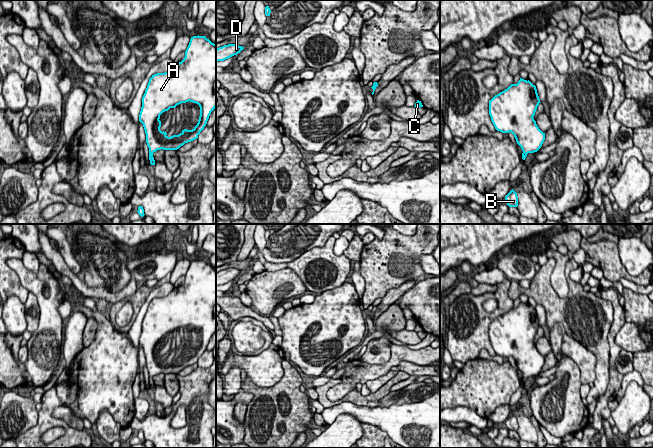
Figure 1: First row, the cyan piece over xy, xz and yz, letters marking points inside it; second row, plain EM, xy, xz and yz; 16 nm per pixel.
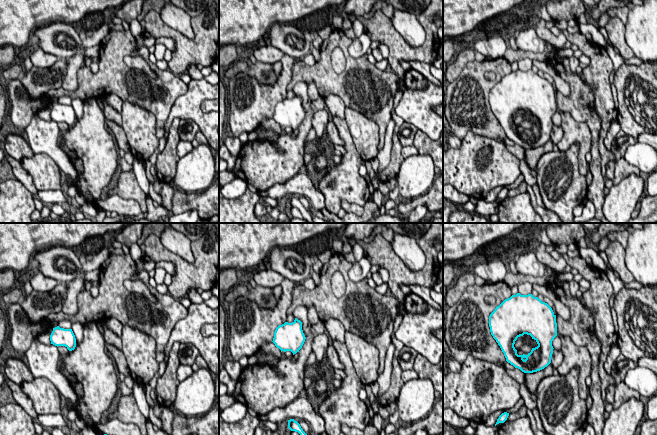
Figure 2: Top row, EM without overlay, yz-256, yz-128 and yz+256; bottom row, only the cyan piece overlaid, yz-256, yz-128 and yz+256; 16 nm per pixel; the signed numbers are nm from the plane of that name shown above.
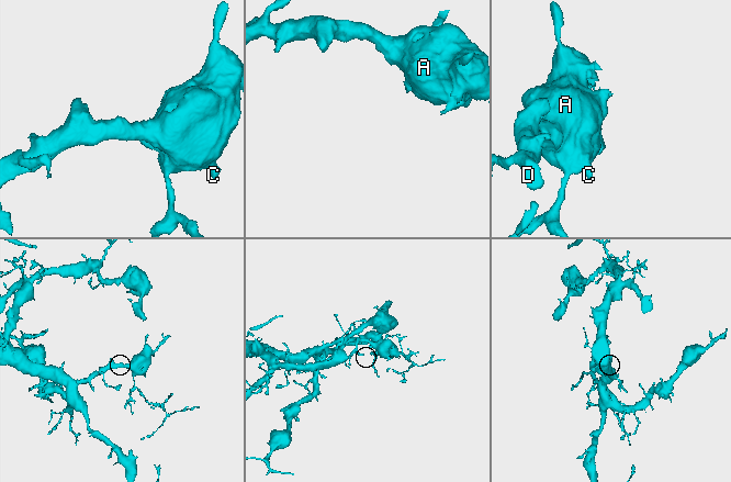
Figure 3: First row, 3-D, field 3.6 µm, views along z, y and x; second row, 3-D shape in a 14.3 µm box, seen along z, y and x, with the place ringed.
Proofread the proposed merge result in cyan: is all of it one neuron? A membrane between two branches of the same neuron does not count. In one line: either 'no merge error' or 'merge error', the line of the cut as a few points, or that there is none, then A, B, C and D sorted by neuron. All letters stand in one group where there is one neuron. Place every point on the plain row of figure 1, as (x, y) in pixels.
no merge error; no cut; A B C D

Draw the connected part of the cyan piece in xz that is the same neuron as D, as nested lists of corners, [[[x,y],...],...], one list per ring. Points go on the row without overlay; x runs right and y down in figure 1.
[[[228,268],[216,273],[216,286],[224,285],[240,277],[244,271],[236,268]]]

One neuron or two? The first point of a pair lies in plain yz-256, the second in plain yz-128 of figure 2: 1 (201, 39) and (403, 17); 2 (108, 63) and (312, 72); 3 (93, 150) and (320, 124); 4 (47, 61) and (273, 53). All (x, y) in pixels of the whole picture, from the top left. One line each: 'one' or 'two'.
1: two
2: one
3: one
4: one

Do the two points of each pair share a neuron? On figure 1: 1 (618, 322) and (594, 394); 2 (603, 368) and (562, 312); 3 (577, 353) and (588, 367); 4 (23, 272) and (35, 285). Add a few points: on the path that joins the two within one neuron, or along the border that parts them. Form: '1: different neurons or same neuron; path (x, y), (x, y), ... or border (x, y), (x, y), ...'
1: different neurons; border (610, 328), (608, 334), (608, 375)
2: same neuron; path (602, 354), (601, 350), (576, 325)
3: same neuron; path (580, 356), (586, 364)
4: same neuron; path (25, 275), (32, 282)

